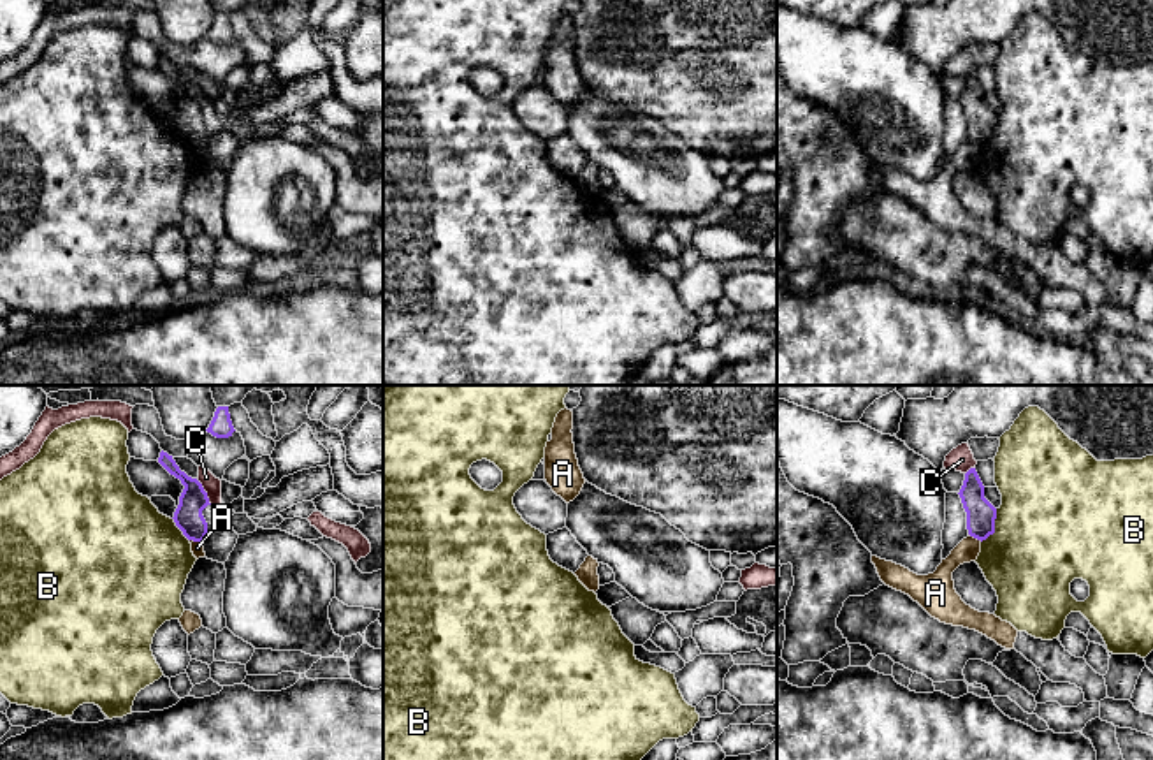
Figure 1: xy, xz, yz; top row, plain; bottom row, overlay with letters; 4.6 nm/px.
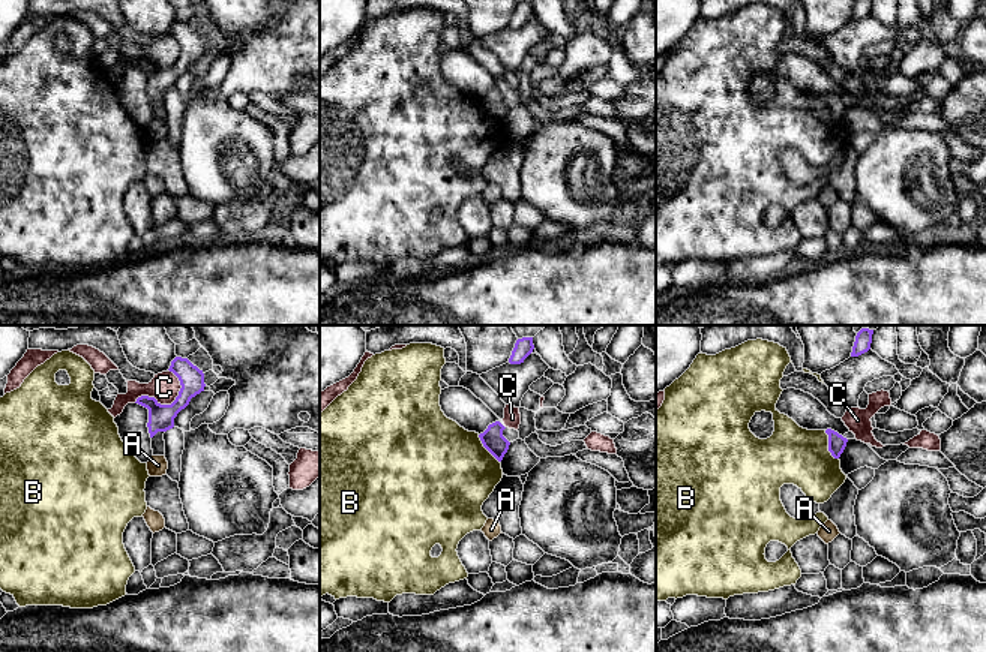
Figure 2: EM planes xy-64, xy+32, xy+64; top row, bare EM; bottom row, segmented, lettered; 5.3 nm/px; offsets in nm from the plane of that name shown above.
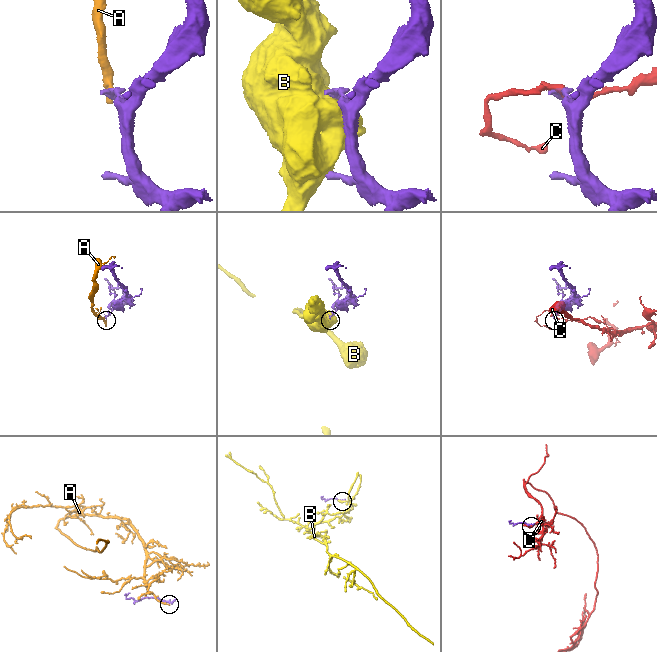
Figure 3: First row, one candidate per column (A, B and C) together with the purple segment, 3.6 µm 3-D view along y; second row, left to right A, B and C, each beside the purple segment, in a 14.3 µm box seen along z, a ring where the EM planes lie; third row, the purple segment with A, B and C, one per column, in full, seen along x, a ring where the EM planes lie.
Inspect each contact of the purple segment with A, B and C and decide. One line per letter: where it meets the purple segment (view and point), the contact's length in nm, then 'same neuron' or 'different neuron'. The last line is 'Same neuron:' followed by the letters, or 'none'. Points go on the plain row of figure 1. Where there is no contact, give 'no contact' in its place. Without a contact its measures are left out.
A: contact yz (976, 143); length 70 nm; different neuron
B: contact yz (993, 132); length 180 nm; different neuron
C: contact xy (206, 99); length 130 nm; different neuron
Same neuron: none

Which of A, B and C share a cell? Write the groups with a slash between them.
A / B / C

